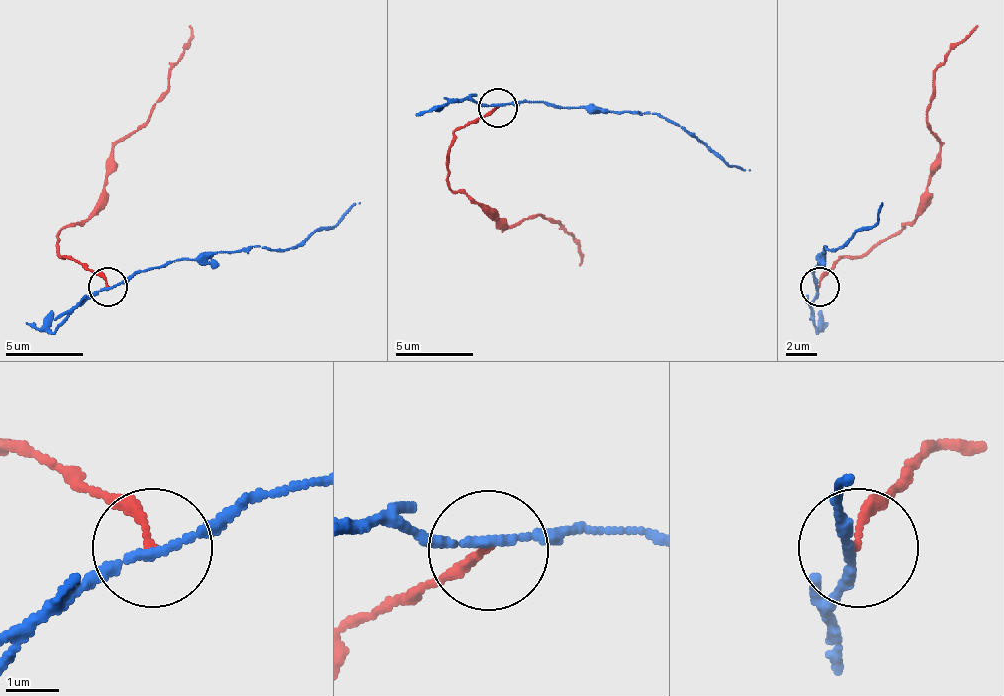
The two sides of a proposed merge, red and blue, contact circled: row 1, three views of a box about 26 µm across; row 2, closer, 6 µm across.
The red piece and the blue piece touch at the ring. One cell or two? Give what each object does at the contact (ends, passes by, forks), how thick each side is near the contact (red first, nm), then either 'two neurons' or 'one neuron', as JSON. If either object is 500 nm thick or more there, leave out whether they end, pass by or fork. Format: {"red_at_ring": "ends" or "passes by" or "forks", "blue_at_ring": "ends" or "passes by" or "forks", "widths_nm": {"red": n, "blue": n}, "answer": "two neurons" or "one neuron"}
{"red_at_ring": "ends", "blue_at_ring": "passes by", "widths_nm": {"red": 150, "blue": 140}, "answer": "two neurons"}

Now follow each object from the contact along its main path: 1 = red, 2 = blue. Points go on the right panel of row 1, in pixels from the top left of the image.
1: (820, 286), (844, 258), (867, 255), (922, 208), (941, 145), (926, 118), (933, 71), (976, 25)
2: (816, 286), (813, 270), (824, 247), (836, 251), (855, 231), (867, 231), (883, 204)

